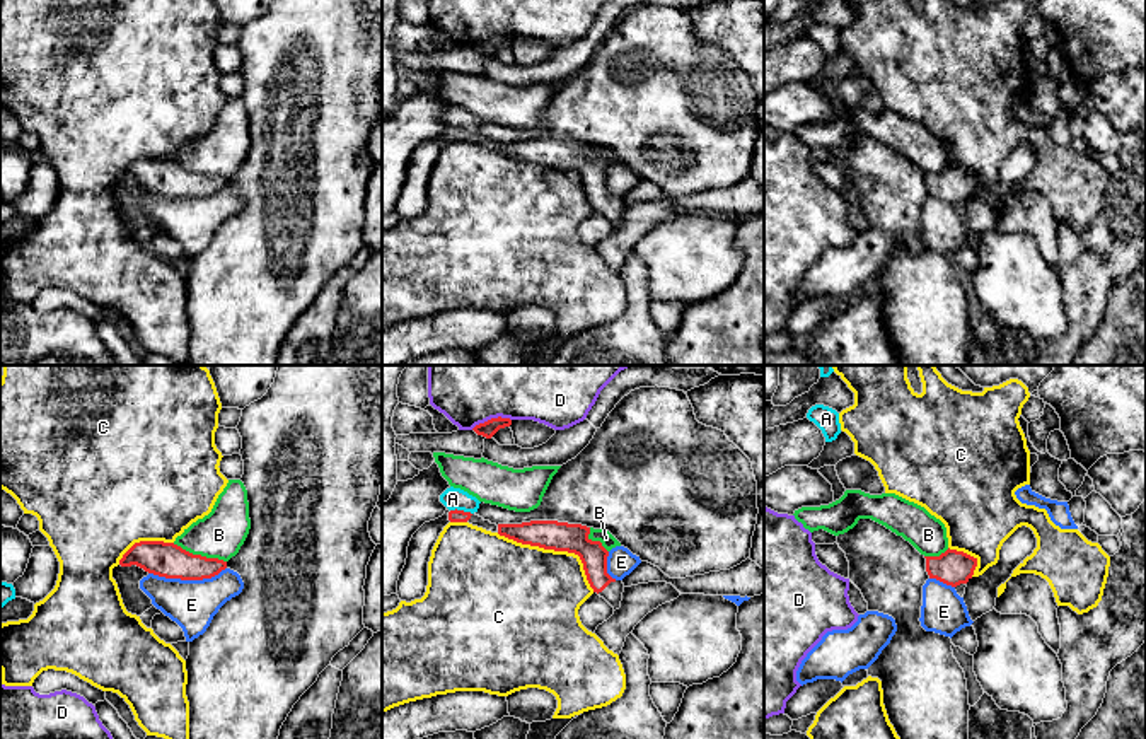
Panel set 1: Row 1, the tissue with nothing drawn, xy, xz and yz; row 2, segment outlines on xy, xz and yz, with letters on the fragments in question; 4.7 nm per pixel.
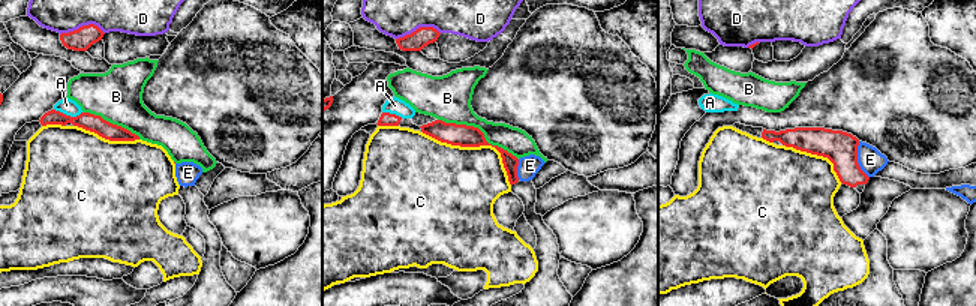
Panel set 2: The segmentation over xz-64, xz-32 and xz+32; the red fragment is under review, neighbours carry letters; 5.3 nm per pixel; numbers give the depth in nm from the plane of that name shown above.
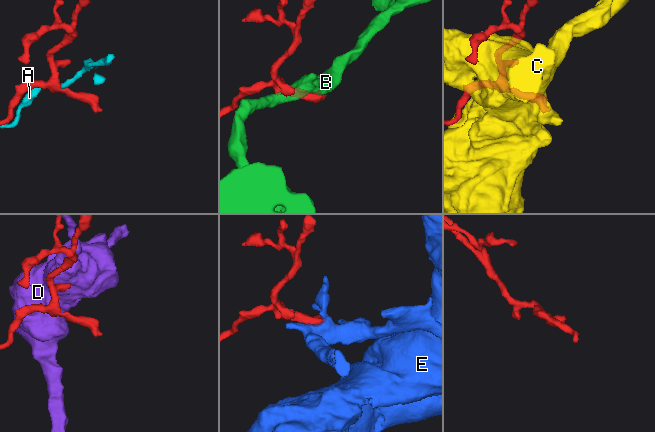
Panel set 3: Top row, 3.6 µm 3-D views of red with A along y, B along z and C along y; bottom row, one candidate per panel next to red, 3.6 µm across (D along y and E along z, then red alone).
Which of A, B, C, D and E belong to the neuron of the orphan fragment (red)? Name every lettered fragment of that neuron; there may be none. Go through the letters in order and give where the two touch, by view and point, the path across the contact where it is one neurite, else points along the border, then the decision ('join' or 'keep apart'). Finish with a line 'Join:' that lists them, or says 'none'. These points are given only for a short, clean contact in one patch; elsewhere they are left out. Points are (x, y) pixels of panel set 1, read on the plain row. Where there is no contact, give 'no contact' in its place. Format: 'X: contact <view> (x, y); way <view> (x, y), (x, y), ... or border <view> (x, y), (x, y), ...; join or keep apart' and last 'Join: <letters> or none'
A: contact xz (461, 128); border xz (451, 127), (471, 132); keep apart
B: contact xy (200, 173); keep apart
C: contact xz (555, 168); keep apart
D: contact xz (491, 36); keep apart
E: contact xy (186, 197); border xy (225, 185), (202, 197), (166, 197), (149, 192); keep apart
Join: none

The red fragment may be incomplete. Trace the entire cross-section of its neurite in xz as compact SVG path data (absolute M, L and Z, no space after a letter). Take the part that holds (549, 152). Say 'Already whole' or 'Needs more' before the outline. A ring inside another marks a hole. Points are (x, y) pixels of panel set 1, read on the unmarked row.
Needs more. M530 138L498 142L498 152L522 162L578 172L593 210L604 215L614 229L621 225L624 201L607 191L609 169L600 159L588 155L590 145L558 138Z

